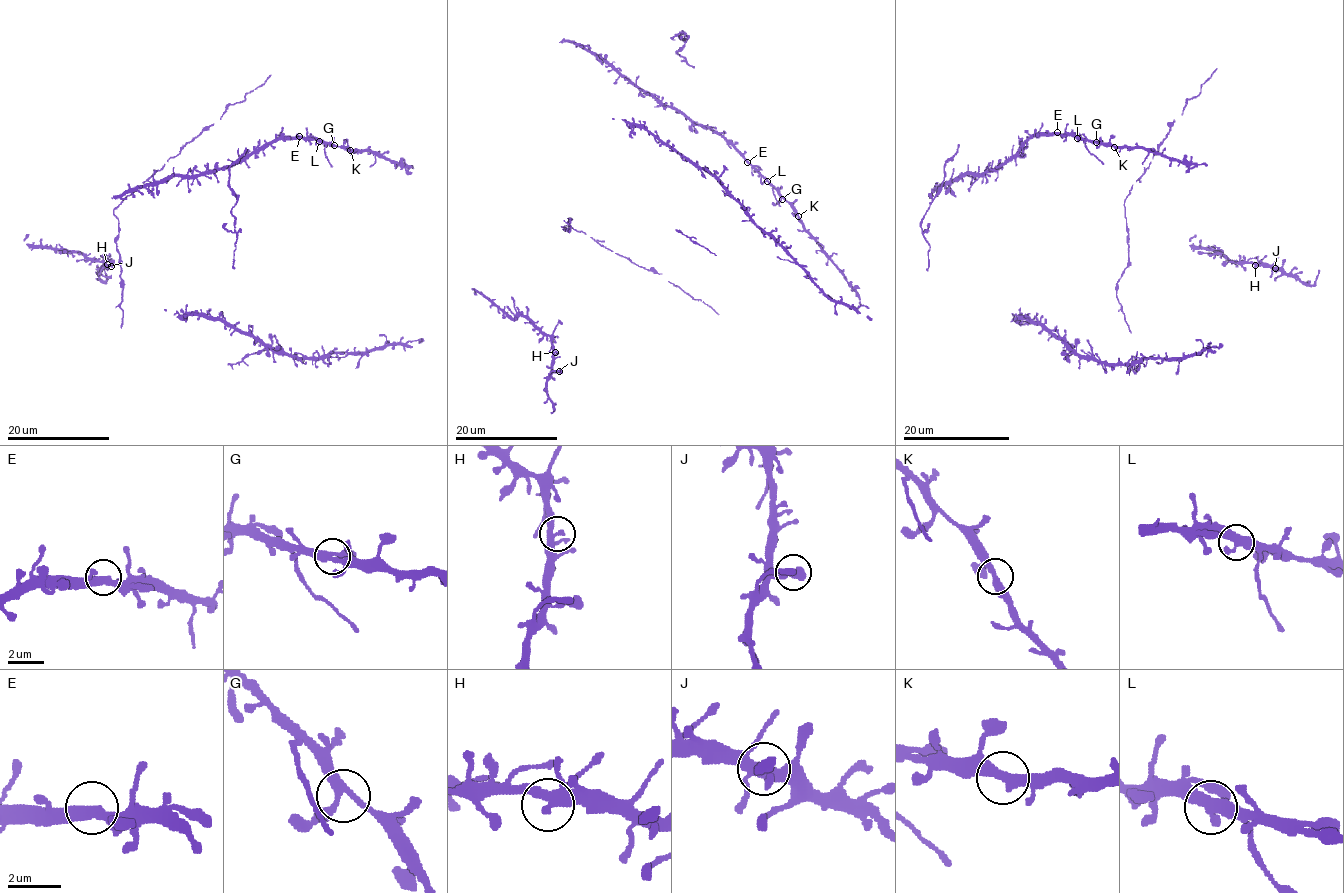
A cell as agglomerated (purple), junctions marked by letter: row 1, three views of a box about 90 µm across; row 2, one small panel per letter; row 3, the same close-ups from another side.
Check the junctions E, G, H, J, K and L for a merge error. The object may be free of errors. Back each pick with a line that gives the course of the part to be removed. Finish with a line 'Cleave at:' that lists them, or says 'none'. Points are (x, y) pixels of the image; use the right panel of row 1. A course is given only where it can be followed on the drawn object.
Cleave at: none

